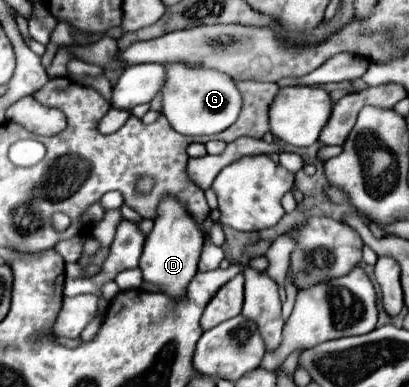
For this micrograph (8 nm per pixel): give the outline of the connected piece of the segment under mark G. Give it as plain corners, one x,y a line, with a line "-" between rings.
168,64
164,68
168,72
168,80
162,88
162,112
176,132
186,136
218,134
236,122
242,96
230,76
214,70
190,68
186,64

